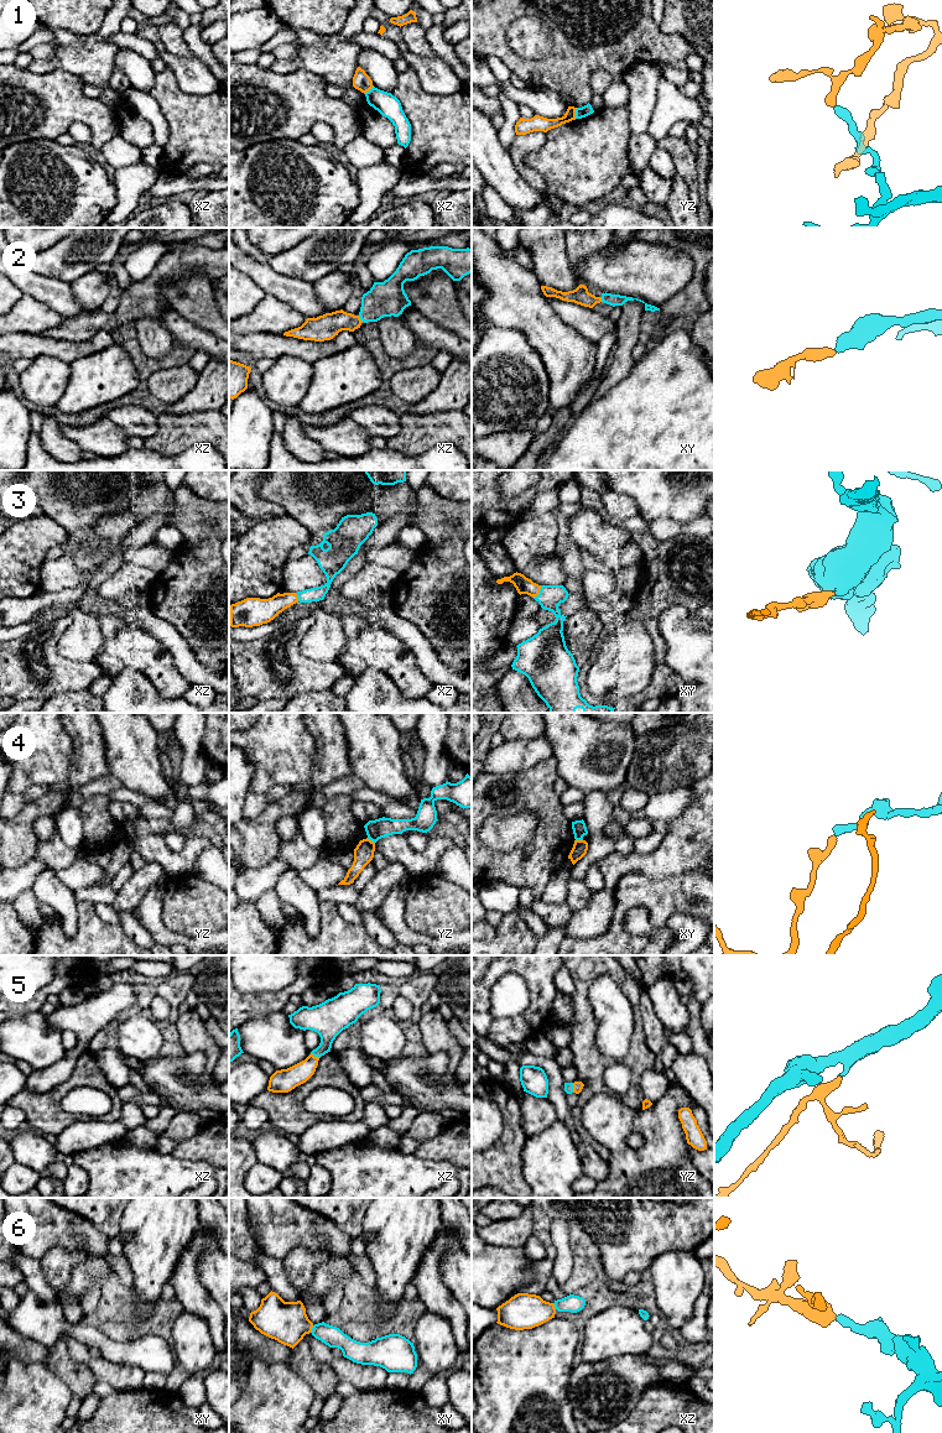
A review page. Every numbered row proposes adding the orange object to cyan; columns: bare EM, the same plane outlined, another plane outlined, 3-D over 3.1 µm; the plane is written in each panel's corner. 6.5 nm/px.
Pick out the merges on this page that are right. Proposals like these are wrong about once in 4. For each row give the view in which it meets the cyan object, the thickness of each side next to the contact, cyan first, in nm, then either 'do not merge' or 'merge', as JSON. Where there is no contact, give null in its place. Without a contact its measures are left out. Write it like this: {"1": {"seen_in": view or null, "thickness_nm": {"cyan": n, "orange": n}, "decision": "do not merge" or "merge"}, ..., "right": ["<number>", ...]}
{"1": {"seen_in": "yz", "thickness_nm": {"cyan": 70, "orange": 100}, "decision": "do not merge"}, "2": {"seen_in": "xz", "thickness_nm": {"cyan": 220, "orange": 170}, "decision": "merge"}, "3": {"seen_in": "xy", "thickness_nm": {"cyan": 150, "orange": 110}, "decision": "merge"}, "4": {"seen_in": "yz", "thickness_nm": {"cyan": 130, "orange": 130}, "decision": "do not merge"}, "5": {"seen_in": "xz", "thickness_nm": {"cyan": 220, "orange": 140}, "decision": "merge"}, "6": {"seen_in": "xy", "thickness_nm": {"cyan": 140, "orange": 280}, "decision": "merge"}, "right": ["2", "3", "5", "6"]}

